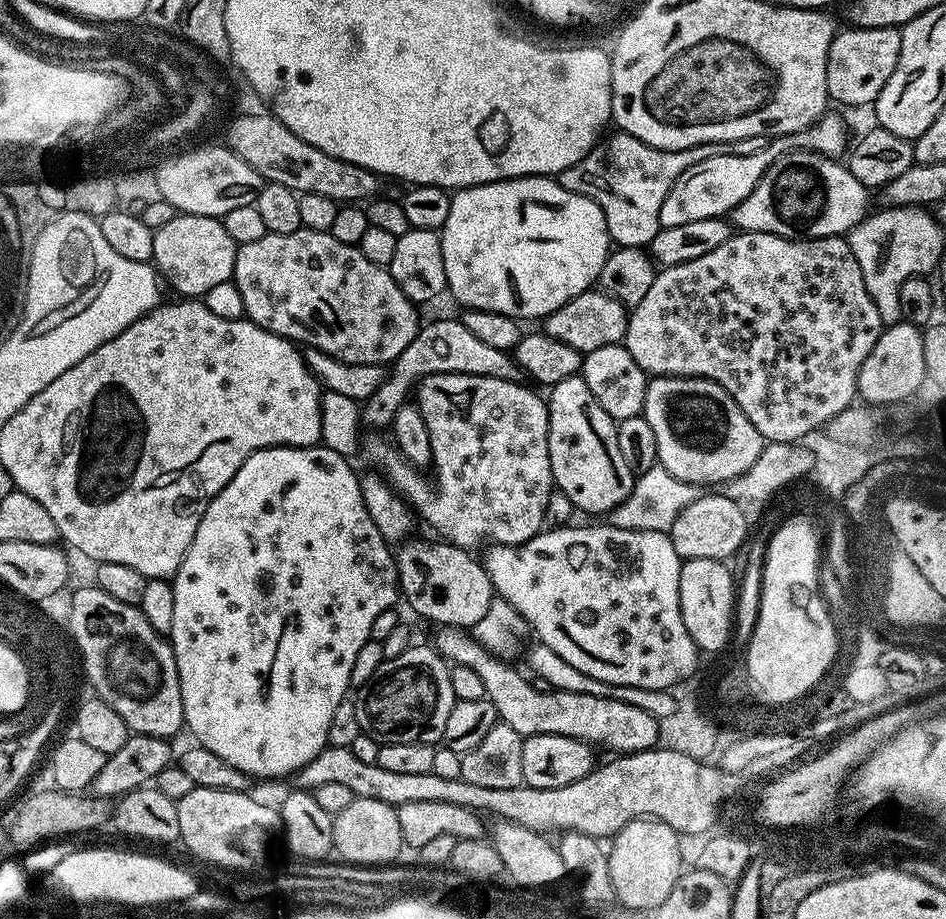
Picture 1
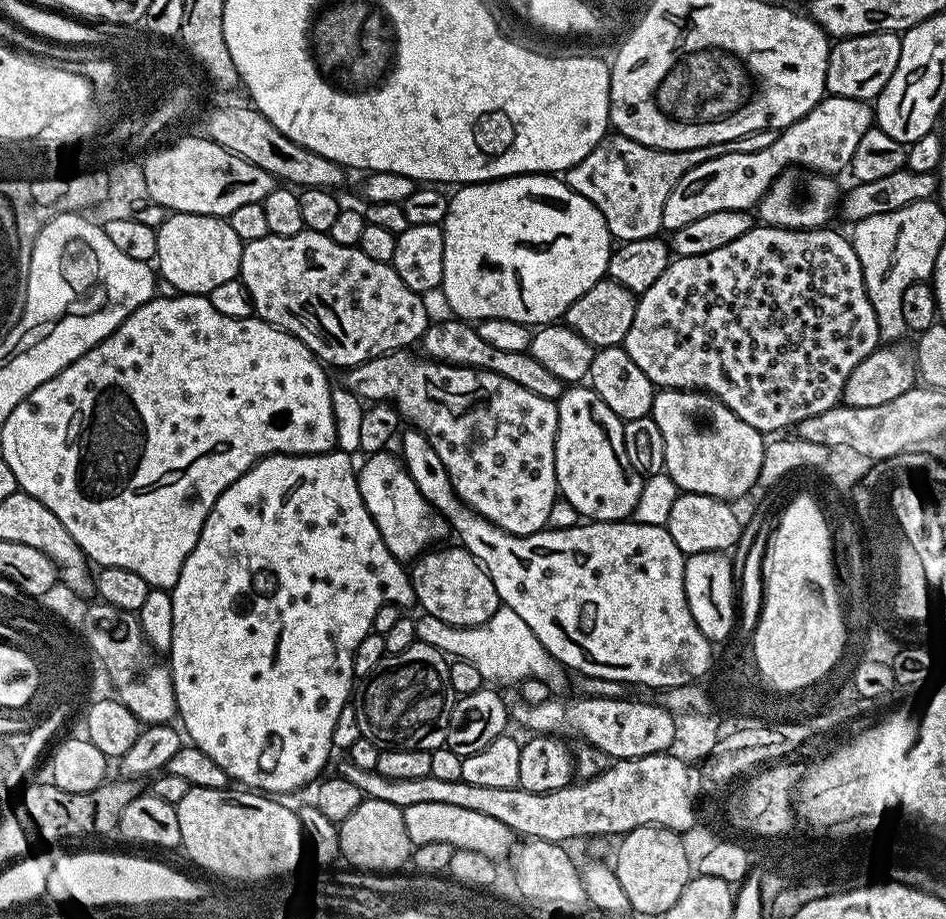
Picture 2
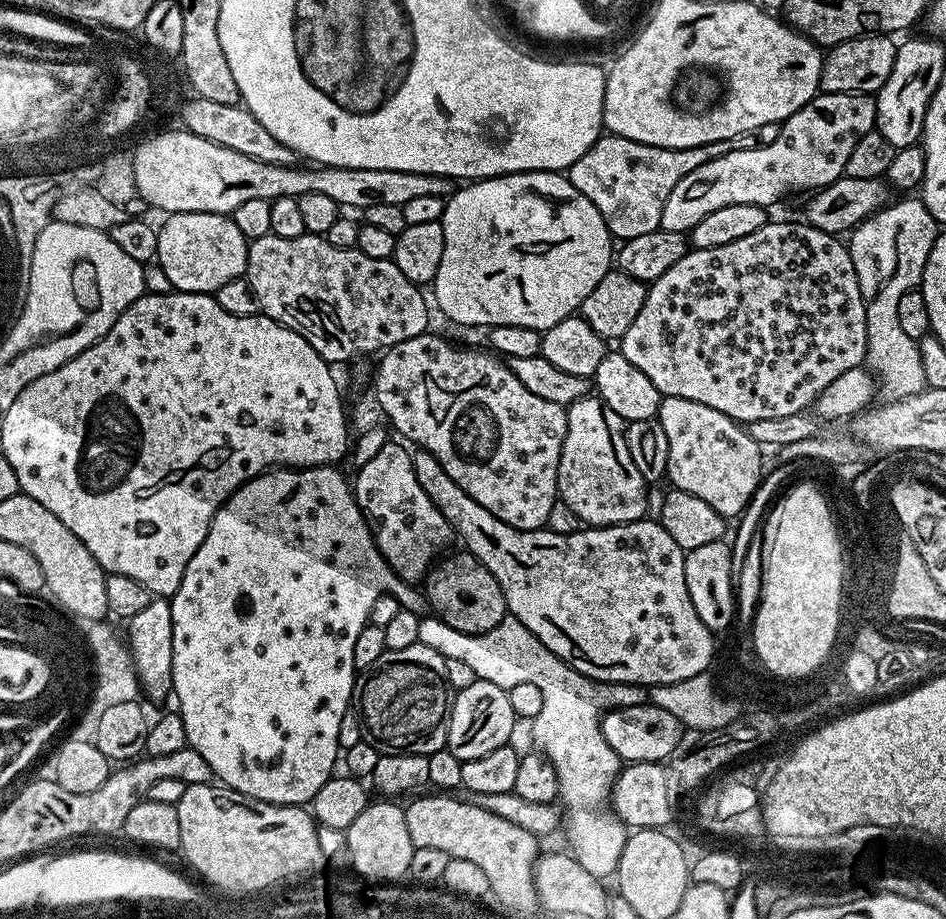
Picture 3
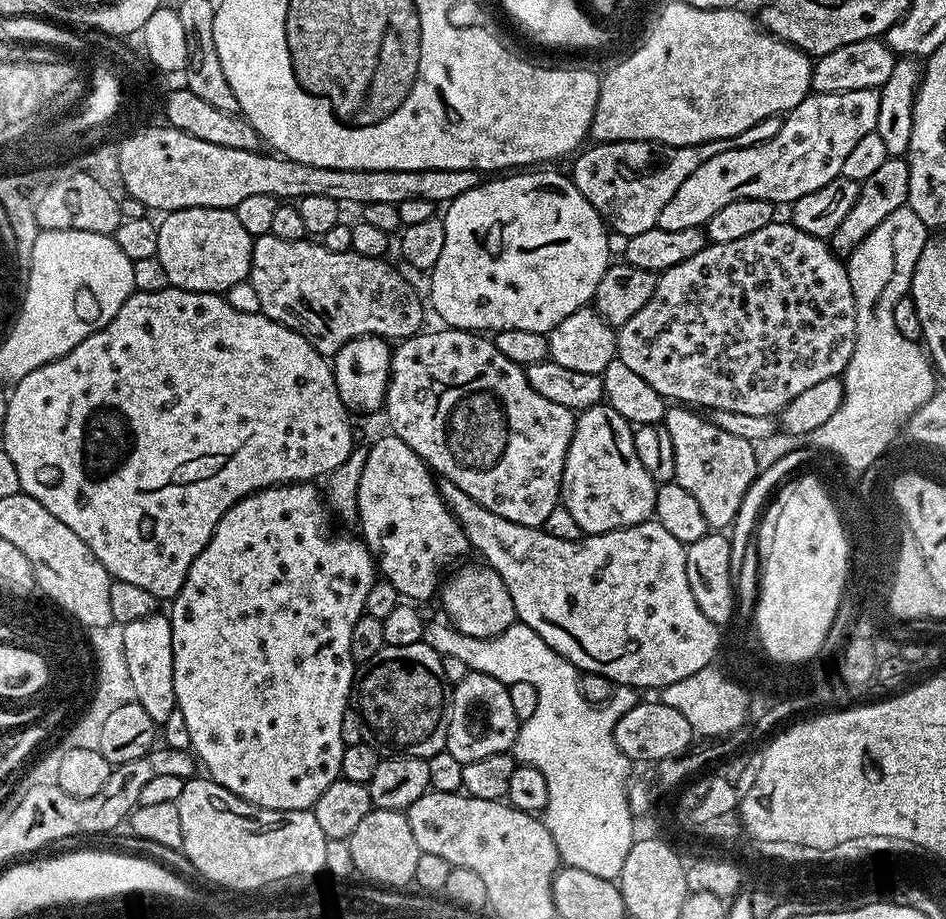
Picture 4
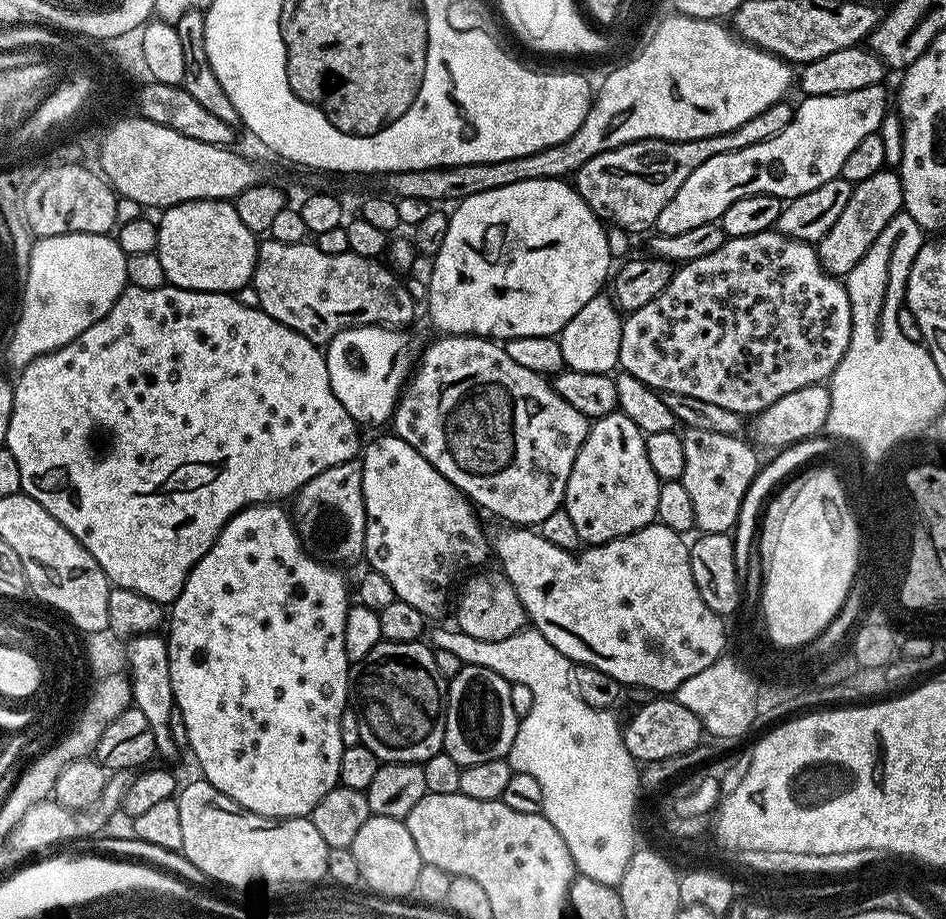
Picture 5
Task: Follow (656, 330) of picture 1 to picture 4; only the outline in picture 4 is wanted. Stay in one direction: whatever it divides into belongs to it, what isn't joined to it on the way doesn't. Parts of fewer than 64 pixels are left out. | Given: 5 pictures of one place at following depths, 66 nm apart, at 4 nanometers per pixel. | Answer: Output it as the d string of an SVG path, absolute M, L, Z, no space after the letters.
M773 222L766 226L762 226L762 230L750 234L746 238L738 238L738 242L722 242L721 244L709 243L707 248L704 248L698 254L694 254L694 258L686 258L686 262L678 262L678 266L670 266L670 270L659 273L652 300L646 302L646 306L642 306L642 310L638 310L638 314L634 314L634 318L630 318L630 322L626 322L618 330L618 335L616 337L618 359L630 366L630 369L634 370L634 373L647 378L655 378L654 376L689 376L692 380L688 380L684 384L685 398L688 400L708 400L707 407L709 409L734 410L738 414L758 414L759 416L771 417L775 417L777 414L783 412L784 407L788 403L793 402L794 398L798 397L798 394L802 394L802 392L809 389L810 386L815 386L818 382L823 382L827 379L839 377L847 369L847 364L850 362L851 354L854 352L855 334L857 333L854 293L850 288L848 265L839 255L837 255L837 253L833 252L832 245L827 239L806 234L806 230L798 230L790 222L784 222L784 224L780 223L781 222Z

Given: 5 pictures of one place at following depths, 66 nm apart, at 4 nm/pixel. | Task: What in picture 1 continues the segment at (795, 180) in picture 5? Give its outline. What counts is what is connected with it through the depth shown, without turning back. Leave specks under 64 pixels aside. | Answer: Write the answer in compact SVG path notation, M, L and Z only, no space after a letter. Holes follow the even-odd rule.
M825 114L811 124L804 132L792 136L781 136L765 143L762 150L751 152L749 156L715 156L706 158L690 170L686 170L674 182L674 186L666 194L660 207L660 227L682 226L685 222L698 222L702 218L727 217L732 209L739 206L742 201L758 186L758 182L767 170L785 152L793 151L794 142L797 149L806 152L817 152L823 156L840 158L845 155L849 147L848 128L840 116ZM845 147L845 148L844 148Z

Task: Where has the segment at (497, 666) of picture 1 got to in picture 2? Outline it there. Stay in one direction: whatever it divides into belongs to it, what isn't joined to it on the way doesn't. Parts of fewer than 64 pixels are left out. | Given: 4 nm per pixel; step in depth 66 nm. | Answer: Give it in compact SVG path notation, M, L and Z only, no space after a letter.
M585 695L580 700L557 700L551 698L540 705L513 703L510 716L532 734L560 734L570 732L584 739L597 753L612 756L613 761L630 758L646 758L650 754L668 752L674 740L675 715L666 711L659 702L647 704L644 700L632 698L610 698Z

